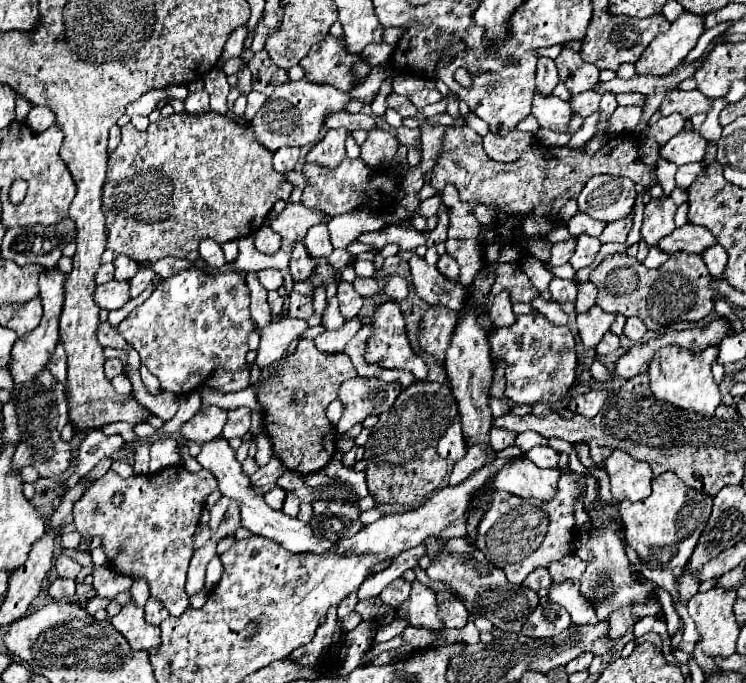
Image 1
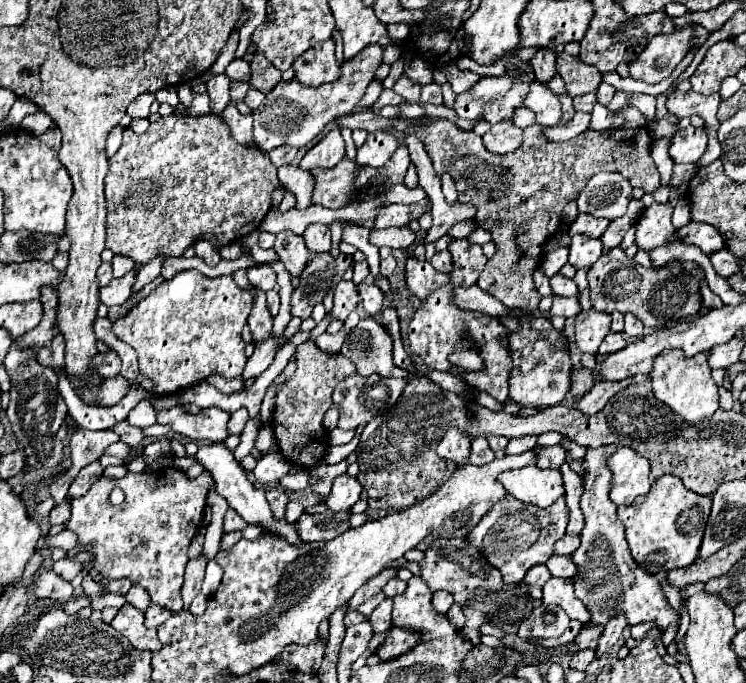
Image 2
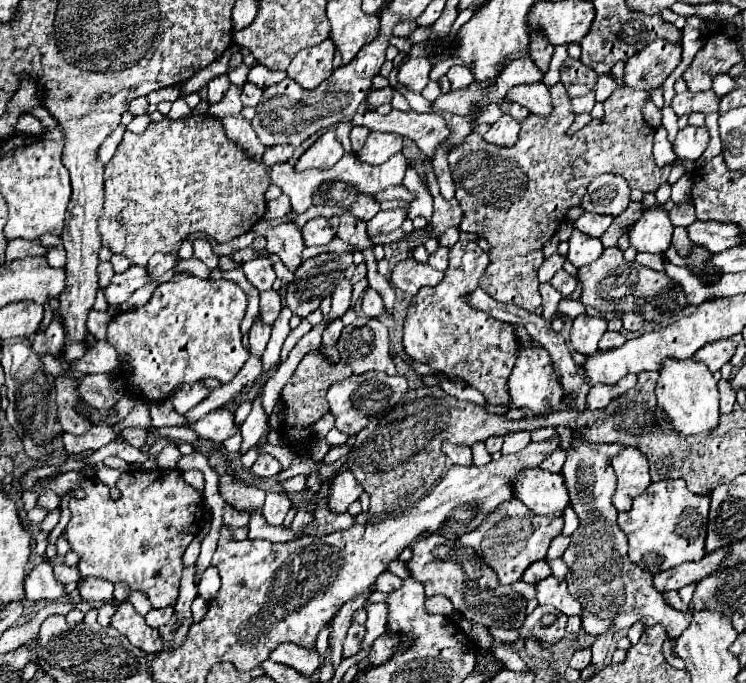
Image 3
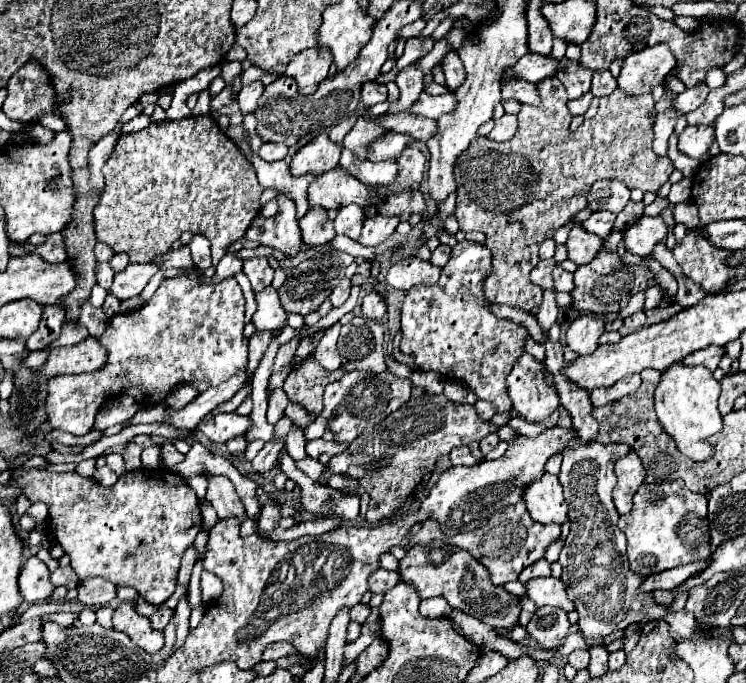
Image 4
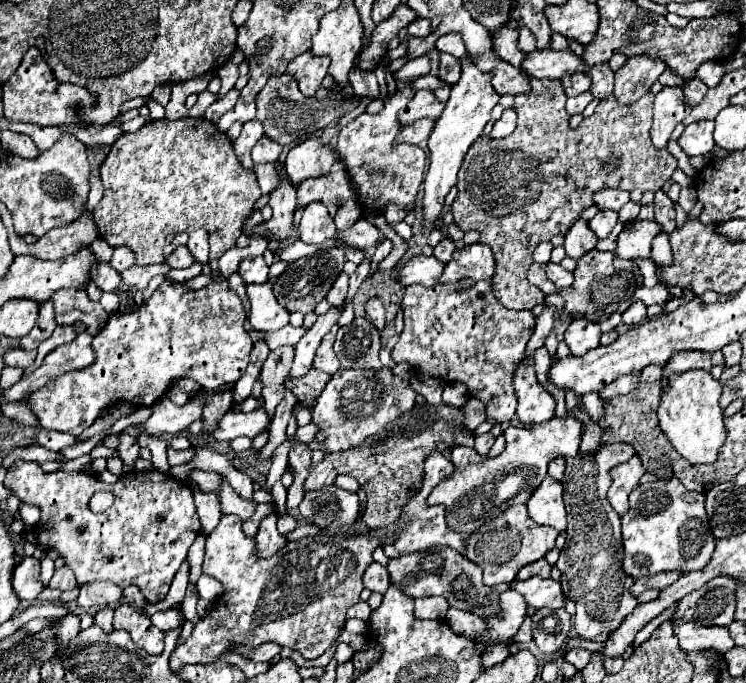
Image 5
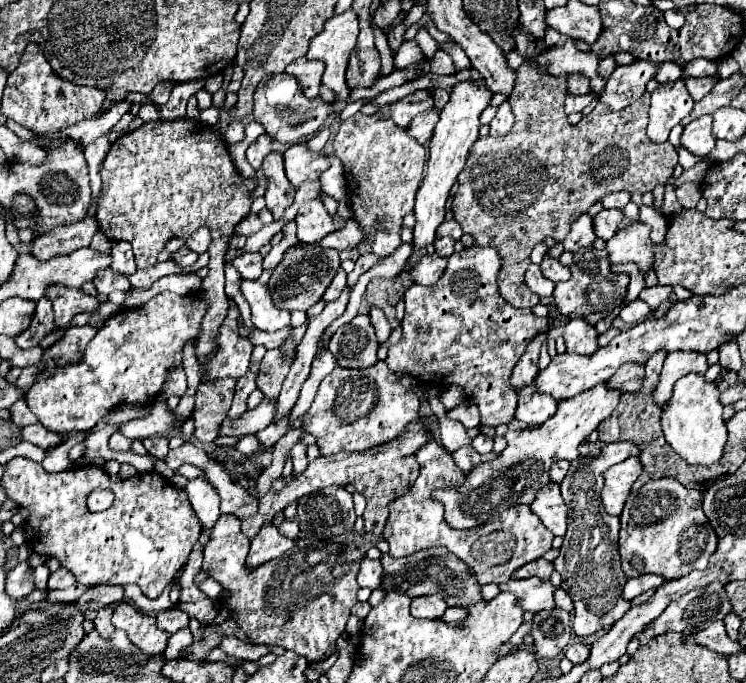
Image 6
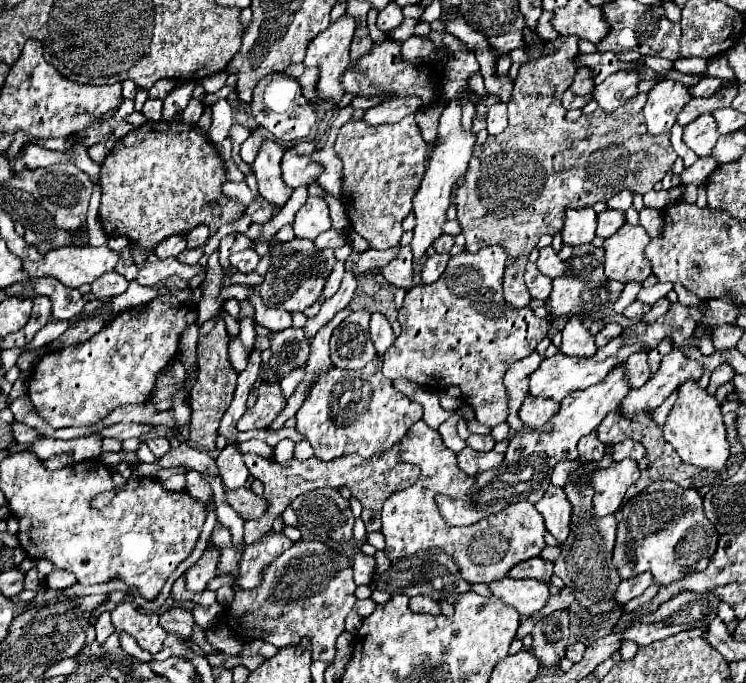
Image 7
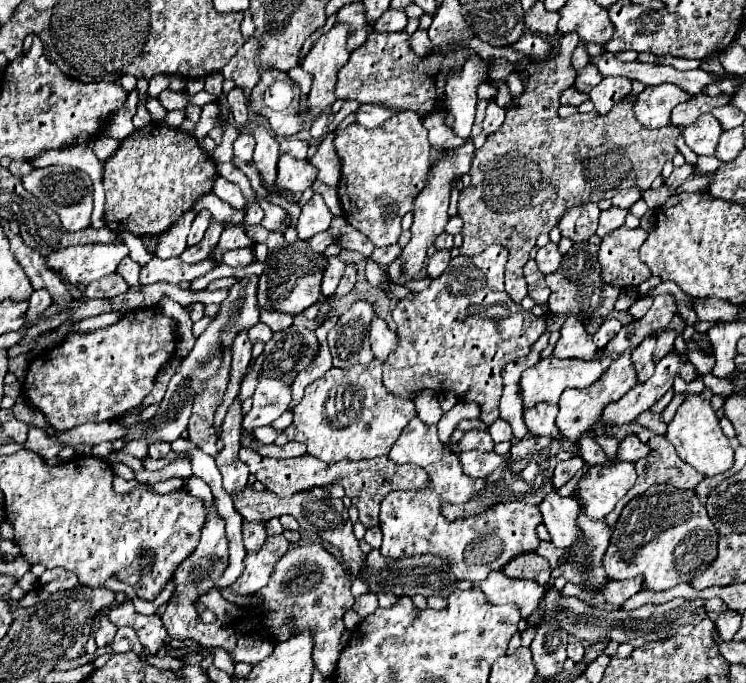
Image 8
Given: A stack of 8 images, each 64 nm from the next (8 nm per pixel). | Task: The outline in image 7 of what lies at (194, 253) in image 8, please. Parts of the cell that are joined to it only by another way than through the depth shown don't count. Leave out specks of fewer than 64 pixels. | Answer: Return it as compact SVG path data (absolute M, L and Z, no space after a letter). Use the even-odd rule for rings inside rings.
M186 248L186 250L182 250L182 252L178 254L178 260L180 260L182 264L194 266L194 264L198 264L198 260L202 258L202 254L204 254L204 248L202 248L202 250L190 250L190 248Z

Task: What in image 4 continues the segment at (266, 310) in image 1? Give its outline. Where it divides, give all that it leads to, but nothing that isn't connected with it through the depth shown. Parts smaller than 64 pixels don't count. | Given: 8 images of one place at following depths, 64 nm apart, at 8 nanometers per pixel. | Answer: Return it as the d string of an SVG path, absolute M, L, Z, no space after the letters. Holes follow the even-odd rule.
M256 330L252 334L252 338L248 340L248 350L250 350L250 362L248 362L248 368L250 368L250 374L258 368L258 362L262 360L268 344L270 344L270 338L272 338L272 332L262 332L262 330Z

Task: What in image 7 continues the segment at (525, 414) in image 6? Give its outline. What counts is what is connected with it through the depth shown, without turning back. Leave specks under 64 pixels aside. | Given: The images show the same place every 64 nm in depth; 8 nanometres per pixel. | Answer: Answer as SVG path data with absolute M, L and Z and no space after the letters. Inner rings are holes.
M526 394L524 402L518 410L518 416L528 428L534 430L538 426L544 426L548 422L548 418L554 416L556 412L558 412L558 402L554 402L550 398L536 398L536 396Z

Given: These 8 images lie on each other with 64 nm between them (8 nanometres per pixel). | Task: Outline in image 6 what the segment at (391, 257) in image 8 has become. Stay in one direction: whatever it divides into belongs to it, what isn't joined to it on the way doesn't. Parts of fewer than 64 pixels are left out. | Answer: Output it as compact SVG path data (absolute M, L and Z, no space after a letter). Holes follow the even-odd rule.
M364 252L358 260L356 260L356 268L347 275L347 286L350 291L352 291L352 286L358 282L358 278L366 272L366 270L370 270L376 262L380 262L382 258L378 258L374 252Z

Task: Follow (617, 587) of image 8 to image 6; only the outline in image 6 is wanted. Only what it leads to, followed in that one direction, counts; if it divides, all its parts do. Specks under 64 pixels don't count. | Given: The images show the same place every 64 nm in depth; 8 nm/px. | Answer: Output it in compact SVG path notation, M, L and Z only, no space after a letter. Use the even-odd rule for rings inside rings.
M644 574L644 576L638 576L638 578L632 578L626 582L624 586L624 598L632 600L636 596L640 596L642 592L650 590L650 588L658 588L666 582L666 578L660 578L656 574Z

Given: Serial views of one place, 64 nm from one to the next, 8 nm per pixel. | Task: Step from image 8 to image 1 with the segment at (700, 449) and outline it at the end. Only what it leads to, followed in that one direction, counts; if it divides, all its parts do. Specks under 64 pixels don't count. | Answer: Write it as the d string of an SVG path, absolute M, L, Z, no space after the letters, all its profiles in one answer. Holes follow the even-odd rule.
M666 346L660 348L658 354L650 360L648 376L650 376L650 388L656 398L672 402L678 408L684 410L696 410L698 414L710 416L714 414L716 406L720 404L720 390L712 376L712 364L718 356L718 346L708 346L706 350L694 354L692 350L678 348L678 346Z

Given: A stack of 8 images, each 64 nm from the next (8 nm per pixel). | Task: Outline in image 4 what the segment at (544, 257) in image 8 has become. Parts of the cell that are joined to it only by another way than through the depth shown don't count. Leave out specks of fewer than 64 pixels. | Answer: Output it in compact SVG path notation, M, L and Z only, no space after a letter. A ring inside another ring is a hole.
M562 266L554 268L554 288L558 292L572 292L574 290L574 276L566 272Z

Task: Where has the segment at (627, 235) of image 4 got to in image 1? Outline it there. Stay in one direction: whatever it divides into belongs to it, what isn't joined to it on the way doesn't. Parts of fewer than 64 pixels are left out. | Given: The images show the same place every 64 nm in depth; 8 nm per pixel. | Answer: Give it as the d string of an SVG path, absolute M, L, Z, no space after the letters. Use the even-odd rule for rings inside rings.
M670 196L652 198L644 208L644 224L642 224L642 238L648 246L656 246L664 236L674 232L674 214L676 204Z

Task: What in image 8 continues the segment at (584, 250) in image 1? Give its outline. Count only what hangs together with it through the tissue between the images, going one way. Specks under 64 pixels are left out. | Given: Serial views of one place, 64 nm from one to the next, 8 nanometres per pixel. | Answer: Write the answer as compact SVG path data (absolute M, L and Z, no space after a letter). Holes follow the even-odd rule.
M584 204L578 208L568 208L560 220L560 232L572 242L588 242L596 234L600 210L596 204Z

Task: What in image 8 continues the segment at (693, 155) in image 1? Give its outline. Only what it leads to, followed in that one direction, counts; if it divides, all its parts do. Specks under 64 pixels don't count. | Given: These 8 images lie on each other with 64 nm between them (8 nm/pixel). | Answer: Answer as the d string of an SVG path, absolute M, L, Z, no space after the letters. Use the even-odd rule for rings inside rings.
M702 114L694 124L682 130L682 136L698 156L714 156L722 128L712 114Z

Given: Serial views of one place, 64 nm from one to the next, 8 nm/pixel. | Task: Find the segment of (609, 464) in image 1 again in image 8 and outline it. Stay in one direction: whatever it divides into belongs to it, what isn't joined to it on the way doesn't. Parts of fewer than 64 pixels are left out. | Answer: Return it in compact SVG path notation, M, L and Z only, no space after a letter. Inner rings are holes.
M616 462L612 466L592 466L578 482L576 490L592 520L610 514L616 502L634 486L636 470L632 462Z

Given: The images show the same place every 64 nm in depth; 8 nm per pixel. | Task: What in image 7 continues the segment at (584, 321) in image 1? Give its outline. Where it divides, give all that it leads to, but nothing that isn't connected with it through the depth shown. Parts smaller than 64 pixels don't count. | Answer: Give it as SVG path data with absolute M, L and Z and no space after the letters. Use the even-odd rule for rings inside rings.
M572 316L566 324L566 328L562 330L560 352L568 354L568 356L592 356L596 352L594 336L582 324L582 320L578 320L576 316Z

